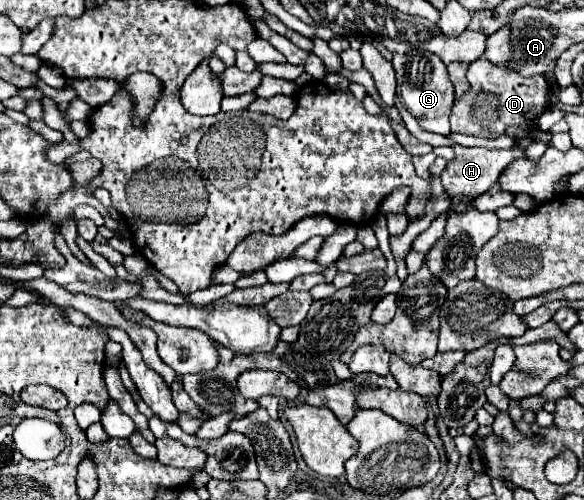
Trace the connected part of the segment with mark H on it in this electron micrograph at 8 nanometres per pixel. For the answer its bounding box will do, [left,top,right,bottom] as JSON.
[441,144,525,204]

